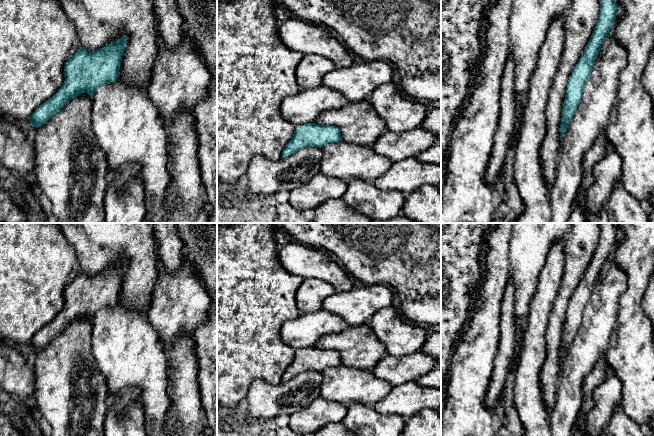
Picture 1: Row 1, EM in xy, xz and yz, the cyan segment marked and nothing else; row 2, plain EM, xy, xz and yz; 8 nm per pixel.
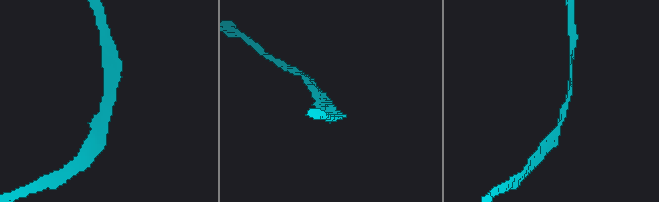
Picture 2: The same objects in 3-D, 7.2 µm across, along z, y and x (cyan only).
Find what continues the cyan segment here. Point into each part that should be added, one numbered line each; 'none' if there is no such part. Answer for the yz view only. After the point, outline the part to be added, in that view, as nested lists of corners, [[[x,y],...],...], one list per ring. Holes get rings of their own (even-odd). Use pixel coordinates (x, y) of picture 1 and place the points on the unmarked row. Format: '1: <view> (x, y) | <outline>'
none

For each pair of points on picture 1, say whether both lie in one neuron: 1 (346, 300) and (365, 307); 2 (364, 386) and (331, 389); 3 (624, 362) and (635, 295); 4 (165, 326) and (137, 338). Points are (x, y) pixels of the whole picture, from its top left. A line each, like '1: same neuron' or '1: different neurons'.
1: same neuron
2: same neuron
3: same neuron
4: different neurons

